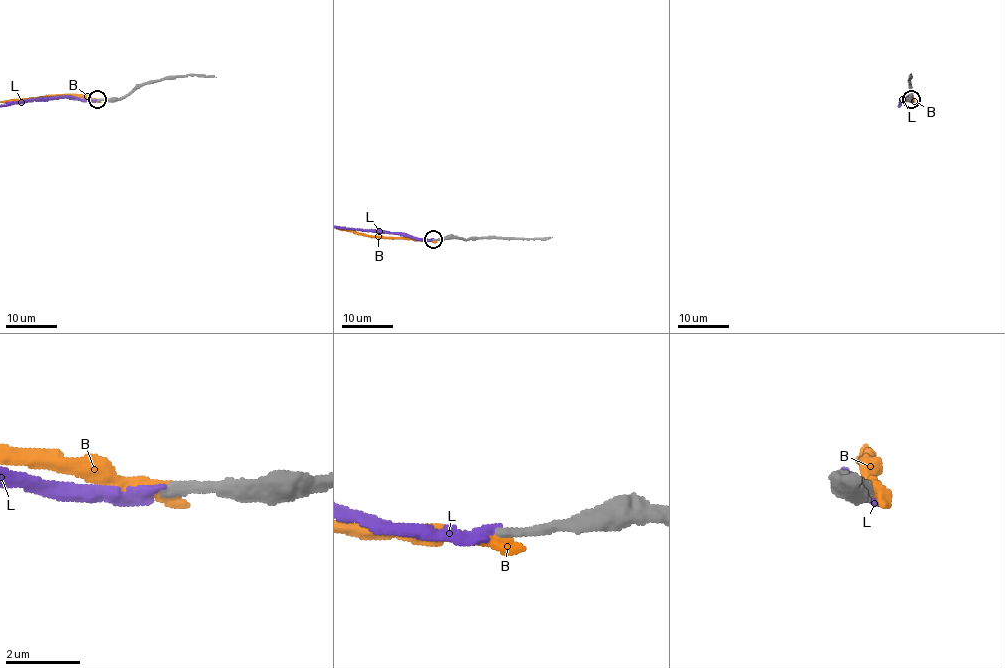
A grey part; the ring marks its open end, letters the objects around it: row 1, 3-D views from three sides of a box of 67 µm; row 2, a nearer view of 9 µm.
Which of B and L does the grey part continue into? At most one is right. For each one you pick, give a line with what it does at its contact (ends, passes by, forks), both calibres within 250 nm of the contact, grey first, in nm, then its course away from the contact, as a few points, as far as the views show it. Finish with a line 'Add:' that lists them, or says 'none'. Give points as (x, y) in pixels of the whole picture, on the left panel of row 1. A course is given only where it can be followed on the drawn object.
L: it ends; calibres 260 and 260 nm
Add: L

